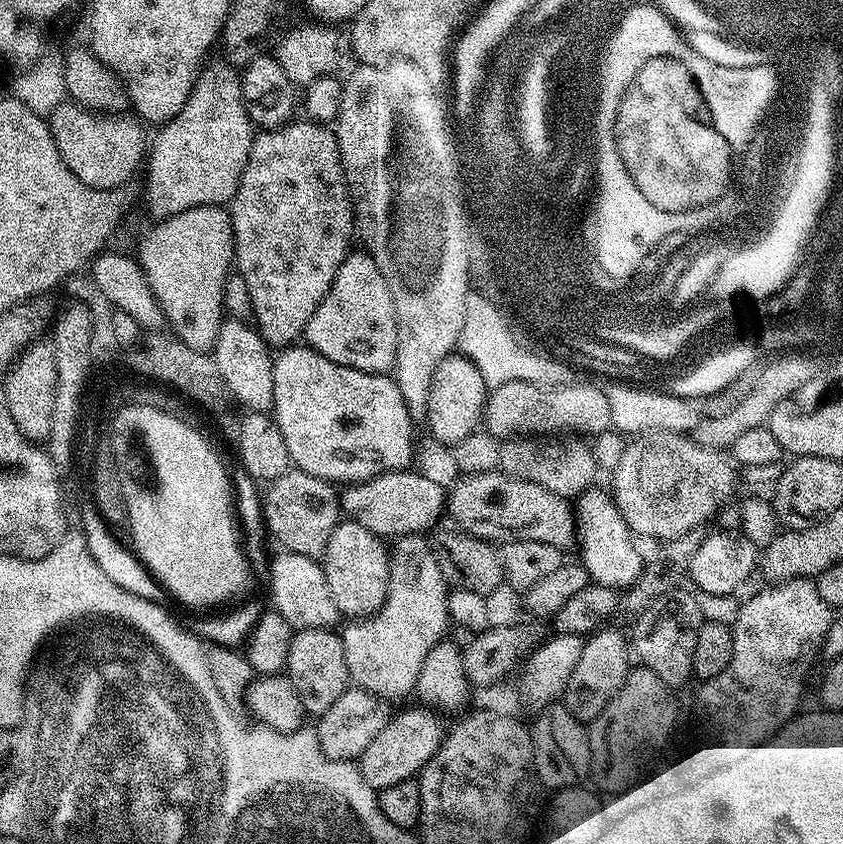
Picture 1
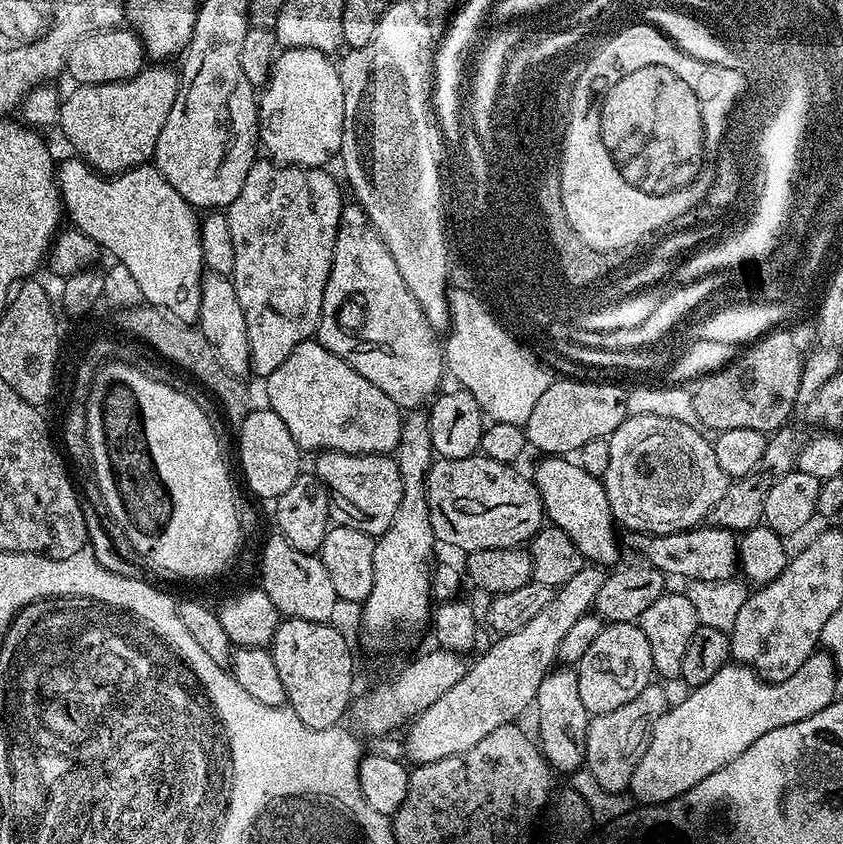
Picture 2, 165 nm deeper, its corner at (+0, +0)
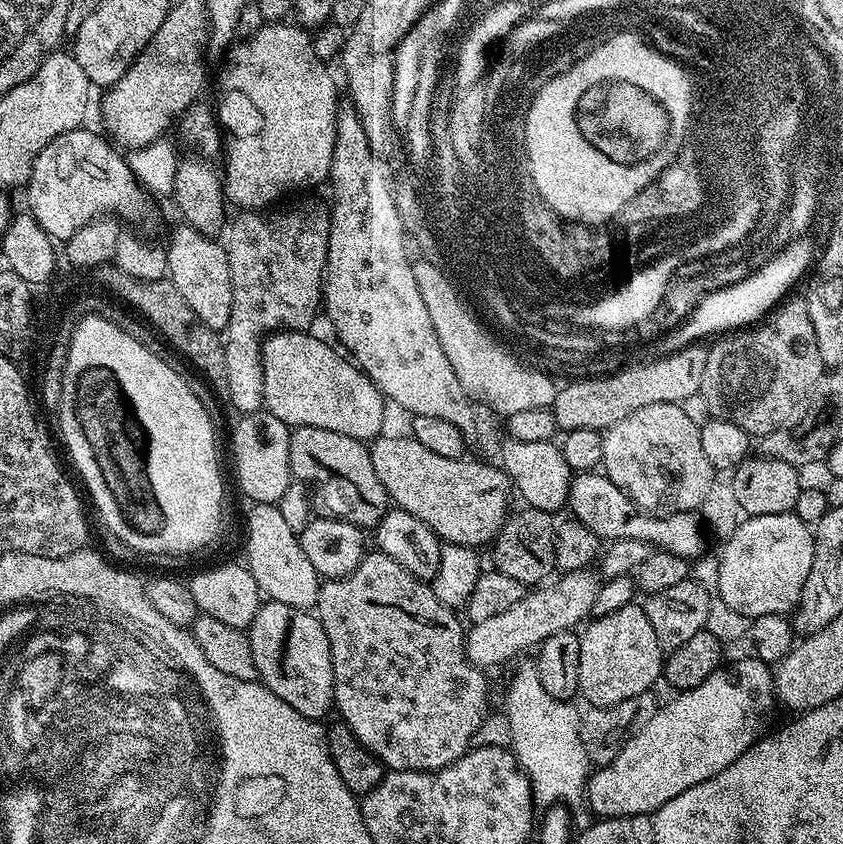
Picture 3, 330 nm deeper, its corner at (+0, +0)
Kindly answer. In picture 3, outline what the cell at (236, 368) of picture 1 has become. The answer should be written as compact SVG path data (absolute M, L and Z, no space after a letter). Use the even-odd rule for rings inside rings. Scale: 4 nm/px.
M180 222L177 225L172 232L172 241L166 244L167 279L206 326L222 330L230 322L230 306L234 302L227 247L219 239L202 234L188 224Z

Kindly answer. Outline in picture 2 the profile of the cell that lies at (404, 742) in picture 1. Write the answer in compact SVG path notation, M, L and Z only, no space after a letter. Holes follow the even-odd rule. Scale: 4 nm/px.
M586 566L570 578L570 582L560 585L555 589L550 598L550 603L540 611L526 626L522 626L517 632L506 632L495 637L496 641L481 654L475 661L469 663L466 674L462 674L455 686L450 686L434 706L426 706L426 710L419 712L407 725L408 733L404 736L404 752L413 765L436 762L438 758L446 758L450 754L462 754L462 750L470 750L474 742L482 742L490 730L496 730L498 726L513 723L524 711L529 711L530 705L538 694L538 686L542 686L542 678L552 671L557 661L558 646L562 638L566 638L568 631L574 627L578 618L589 615L590 609L596 603L598 590L604 585L605 569L600 566Z

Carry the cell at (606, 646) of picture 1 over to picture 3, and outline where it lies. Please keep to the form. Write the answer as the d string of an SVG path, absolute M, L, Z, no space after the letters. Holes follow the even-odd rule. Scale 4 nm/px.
M639 603L622 606L622 610L614 610L614 614L595 617L588 626L585 632L579 633L578 674L579 695L585 696L591 707L605 708L626 702L626 698L634 698L634 694L649 691L652 683L661 679L662 649L654 634L654 626L650 626L650 618L646 618Z

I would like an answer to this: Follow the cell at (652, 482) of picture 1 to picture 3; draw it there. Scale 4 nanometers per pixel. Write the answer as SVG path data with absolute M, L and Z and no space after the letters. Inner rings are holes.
M655 404L642 406L642 410L634 410L622 422L604 432L604 475L618 486L643 512L651 512L658 516L669 516L679 512L694 512L701 507L703 498L710 488L714 469L706 462L706 454L702 450L700 425L690 422L680 404Z

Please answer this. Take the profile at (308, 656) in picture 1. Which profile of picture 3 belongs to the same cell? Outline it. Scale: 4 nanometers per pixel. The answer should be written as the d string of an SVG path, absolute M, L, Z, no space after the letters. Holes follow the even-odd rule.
M268 600L261 603L252 627L247 629L250 646L254 650L254 666L259 683L263 684L282 702L294 706L298 714L311 720L323 721L324 715L334 708L334 662L330 654L330 638L326 638L326 630L322 630L319 620L311 611L286 606L282 602Z

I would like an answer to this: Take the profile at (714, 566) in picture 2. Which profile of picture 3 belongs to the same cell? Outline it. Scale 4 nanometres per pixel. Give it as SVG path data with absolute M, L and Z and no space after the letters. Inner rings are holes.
M603 471L582 472L573 475L572 488L568 491L567 507L572 508L571 515L582 526L590 526L601 541L611 542L622 538L635 538L638 542L646 542L652 549L670 554L678 554L678 558L689 562L705 555L704 534L706 525L699 511L679 512L669 516L658 516L651 512L643 512L639 506Z

